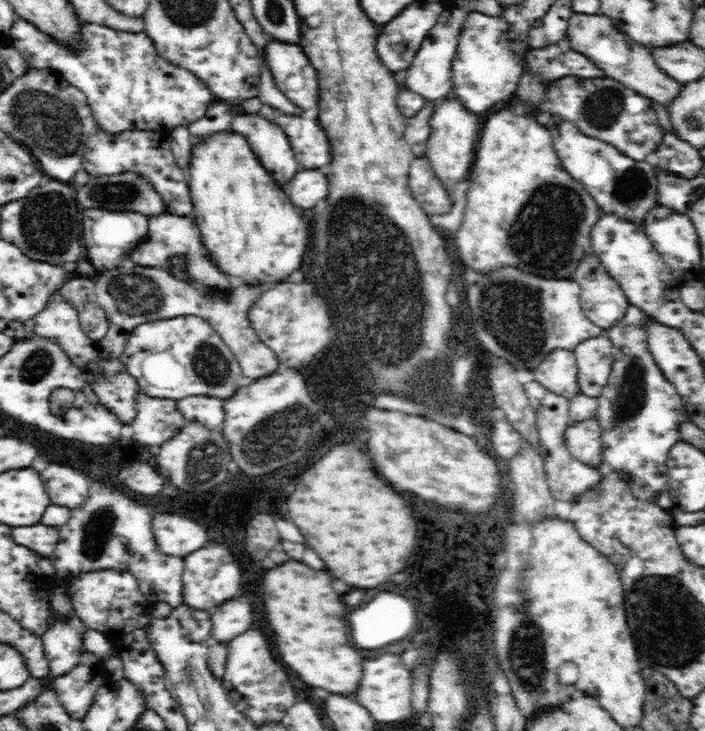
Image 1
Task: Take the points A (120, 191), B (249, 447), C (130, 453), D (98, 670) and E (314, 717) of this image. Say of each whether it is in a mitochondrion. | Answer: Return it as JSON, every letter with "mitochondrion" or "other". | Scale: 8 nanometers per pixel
{"A":"mitochondrion","B":"mitochondrion","C":"other","D":"other","E":"other"}

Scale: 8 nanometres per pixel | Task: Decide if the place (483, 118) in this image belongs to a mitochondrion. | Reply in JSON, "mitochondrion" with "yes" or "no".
{"mitochondrion":"no"}

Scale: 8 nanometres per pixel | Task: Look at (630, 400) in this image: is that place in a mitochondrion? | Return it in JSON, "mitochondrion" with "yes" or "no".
{"mitochondrion":"yes"}

